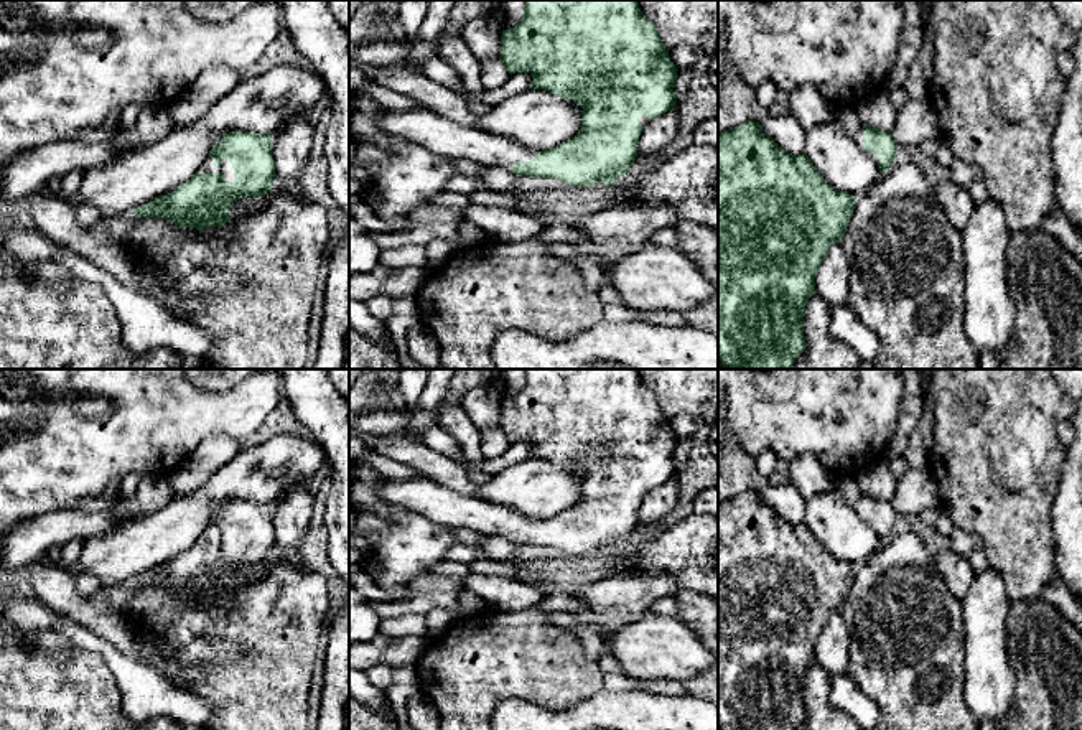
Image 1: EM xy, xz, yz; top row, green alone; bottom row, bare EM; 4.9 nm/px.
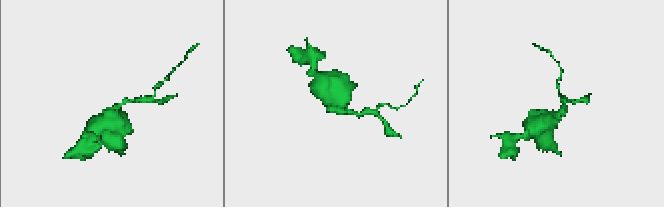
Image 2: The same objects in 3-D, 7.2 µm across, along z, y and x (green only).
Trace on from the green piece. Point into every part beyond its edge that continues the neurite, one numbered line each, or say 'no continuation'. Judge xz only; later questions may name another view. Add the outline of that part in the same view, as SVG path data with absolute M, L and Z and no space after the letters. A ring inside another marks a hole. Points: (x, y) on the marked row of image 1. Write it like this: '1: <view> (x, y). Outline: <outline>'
1: xz (424, 127). Outline: M379 104L377 107L382 110L380 127L385 133L451 160L469 158L484 166L511 171L515 161L530 161L535 157L535 152L512 138L459 125L428 109L390 110Z

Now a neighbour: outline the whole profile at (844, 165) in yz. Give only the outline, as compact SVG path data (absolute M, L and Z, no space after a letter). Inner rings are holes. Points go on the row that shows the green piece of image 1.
M835 122L805 130L805 155L837 191L863 196L883 175L874 160L843 133Z

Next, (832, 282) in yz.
M842 242L828 247L814 282L817 293L830 308L846 303L850 297L850 264Z

